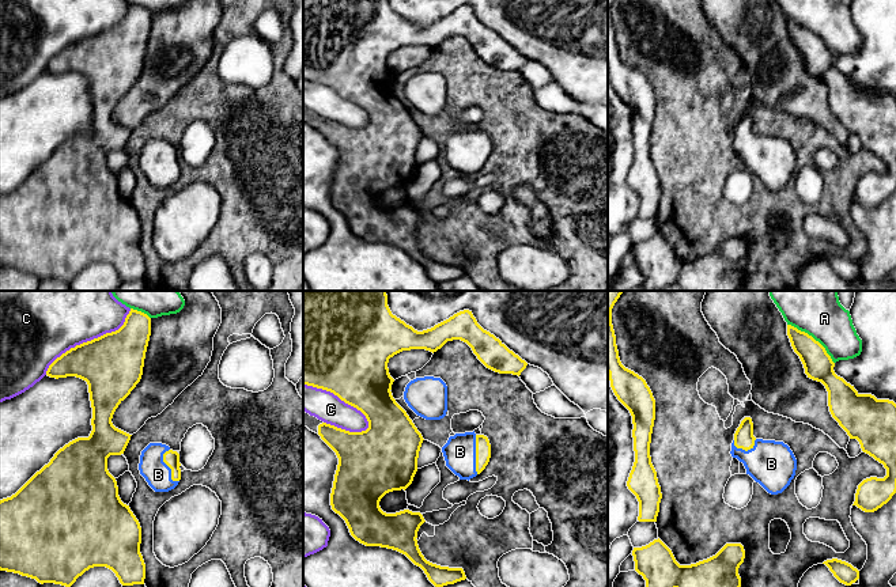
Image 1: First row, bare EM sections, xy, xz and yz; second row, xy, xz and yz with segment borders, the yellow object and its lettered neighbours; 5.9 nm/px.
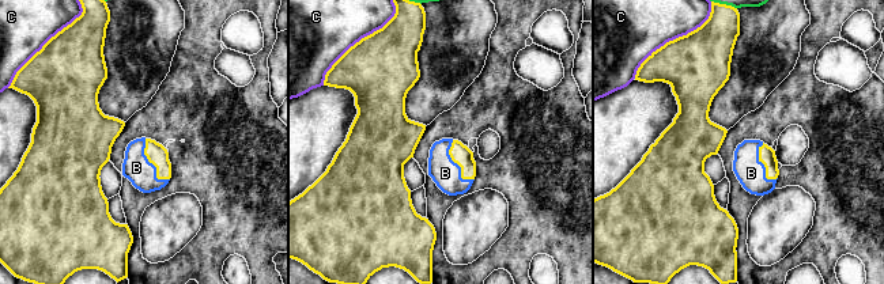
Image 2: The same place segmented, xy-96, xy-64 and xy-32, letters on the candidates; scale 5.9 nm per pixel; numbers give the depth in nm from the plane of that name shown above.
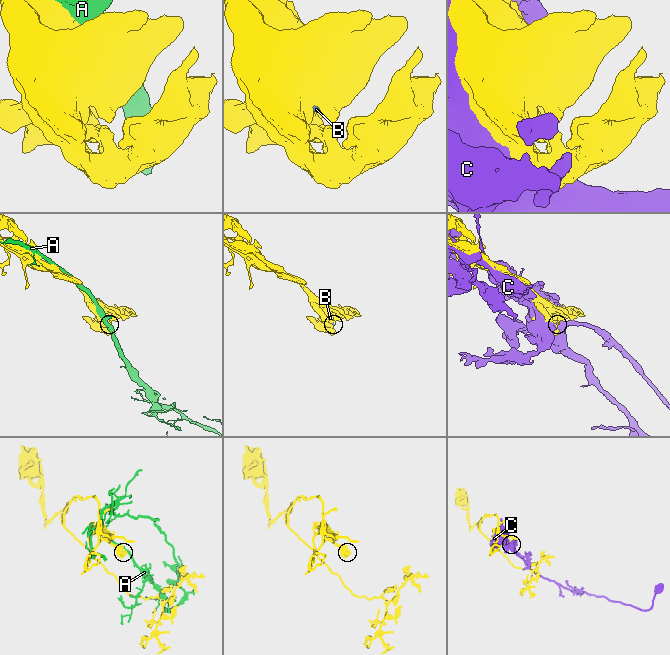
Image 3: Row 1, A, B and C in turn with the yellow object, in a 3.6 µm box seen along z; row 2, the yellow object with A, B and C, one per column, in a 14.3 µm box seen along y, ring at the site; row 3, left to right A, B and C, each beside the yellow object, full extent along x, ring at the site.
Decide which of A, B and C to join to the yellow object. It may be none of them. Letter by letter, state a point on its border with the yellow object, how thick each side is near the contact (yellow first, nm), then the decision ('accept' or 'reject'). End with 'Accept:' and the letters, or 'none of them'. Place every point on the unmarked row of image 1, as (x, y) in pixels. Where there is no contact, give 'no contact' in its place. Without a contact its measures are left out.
A: contact yz (812, 33); calibres 170 and 240 nm; reject
B: contact xy (169, 162); calibres 100 and 160 nm; accept
C: contact xz (340, 94); calibres 460 and 170 nm; reject
Accept: B

